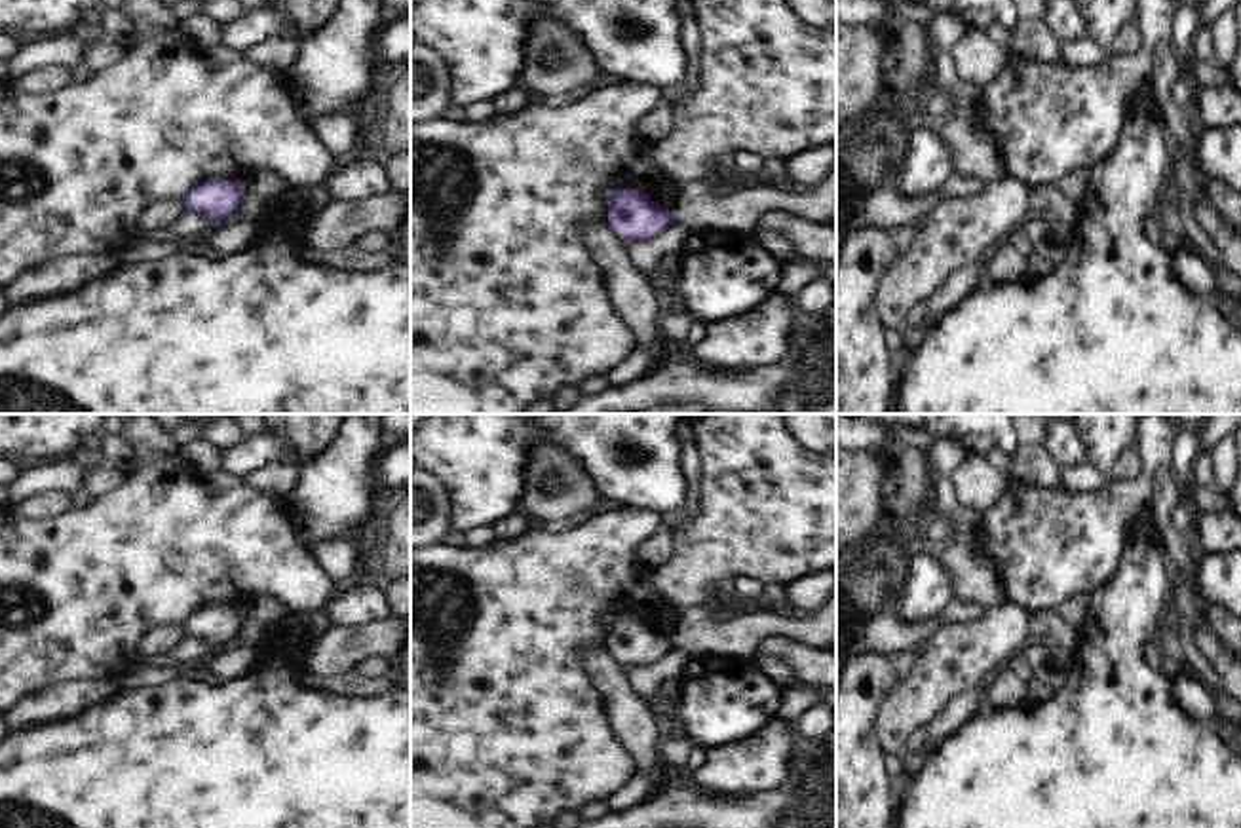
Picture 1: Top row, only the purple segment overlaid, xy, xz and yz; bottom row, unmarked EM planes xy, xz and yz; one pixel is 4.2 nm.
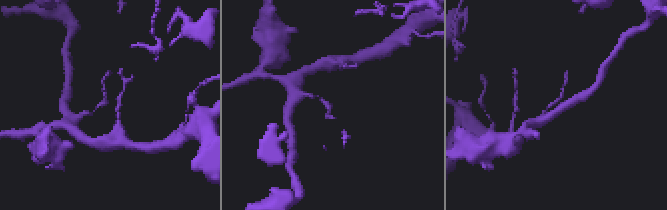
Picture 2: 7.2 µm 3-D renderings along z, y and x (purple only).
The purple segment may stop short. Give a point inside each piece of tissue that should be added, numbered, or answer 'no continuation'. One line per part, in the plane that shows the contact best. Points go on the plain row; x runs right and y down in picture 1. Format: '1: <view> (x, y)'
no continuation

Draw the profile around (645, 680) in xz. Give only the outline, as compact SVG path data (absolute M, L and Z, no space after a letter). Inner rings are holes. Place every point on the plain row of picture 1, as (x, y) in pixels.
M675 648L652 665L623 667L623 670L631 689L640 697L650 699L658 693L663 680L680 678L688 661L688 651Z

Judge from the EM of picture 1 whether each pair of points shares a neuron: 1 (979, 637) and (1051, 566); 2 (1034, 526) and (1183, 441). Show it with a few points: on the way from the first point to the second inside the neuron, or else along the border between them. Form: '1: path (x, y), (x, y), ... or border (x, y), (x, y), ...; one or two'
1: border (1008, 602), (1030, 618); two
2: border (1177, 433), (1171, 445), (1169, 466); two

